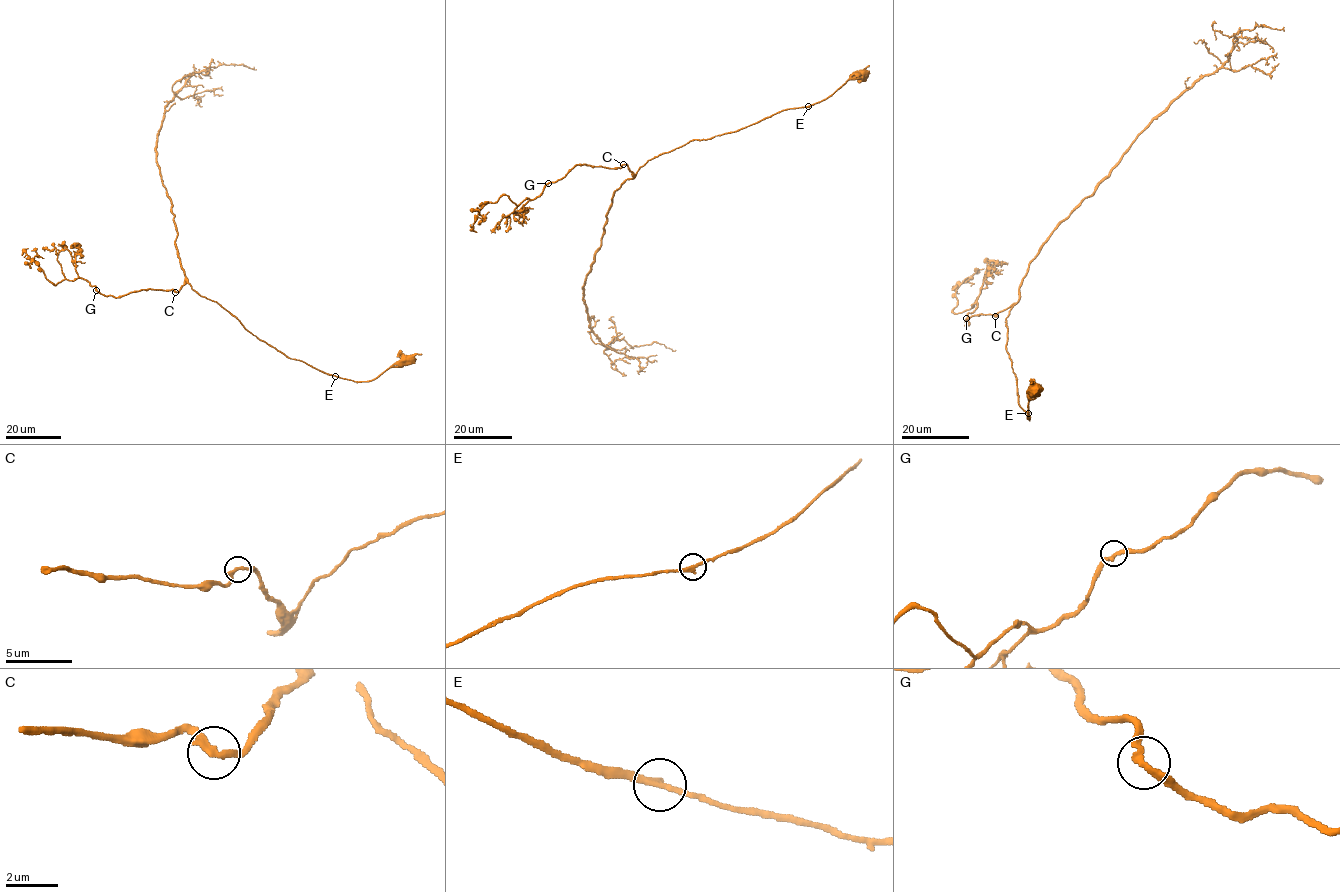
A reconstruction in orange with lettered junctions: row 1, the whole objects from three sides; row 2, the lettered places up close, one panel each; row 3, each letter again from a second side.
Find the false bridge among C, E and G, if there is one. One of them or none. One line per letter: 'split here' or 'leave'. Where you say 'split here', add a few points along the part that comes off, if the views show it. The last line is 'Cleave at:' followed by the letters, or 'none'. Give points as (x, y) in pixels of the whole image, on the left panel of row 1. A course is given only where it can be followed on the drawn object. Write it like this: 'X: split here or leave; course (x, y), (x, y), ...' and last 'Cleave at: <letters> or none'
C: leave
E: leave
G: leave
Cleave at: none

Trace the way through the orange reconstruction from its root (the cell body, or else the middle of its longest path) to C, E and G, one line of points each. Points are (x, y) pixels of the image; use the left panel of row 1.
C: (408, 359), (369, 381), (327, 374), (259, 340), (189, 284), (175, 292)
E: (408, 359), (369, 381), (355, 381), (335, 376)
G: (408, 359), (369, 381), (355, 381), (286, 356), (188, 283), (178, 292), (144, 289), (118, 297), (96, 290)

